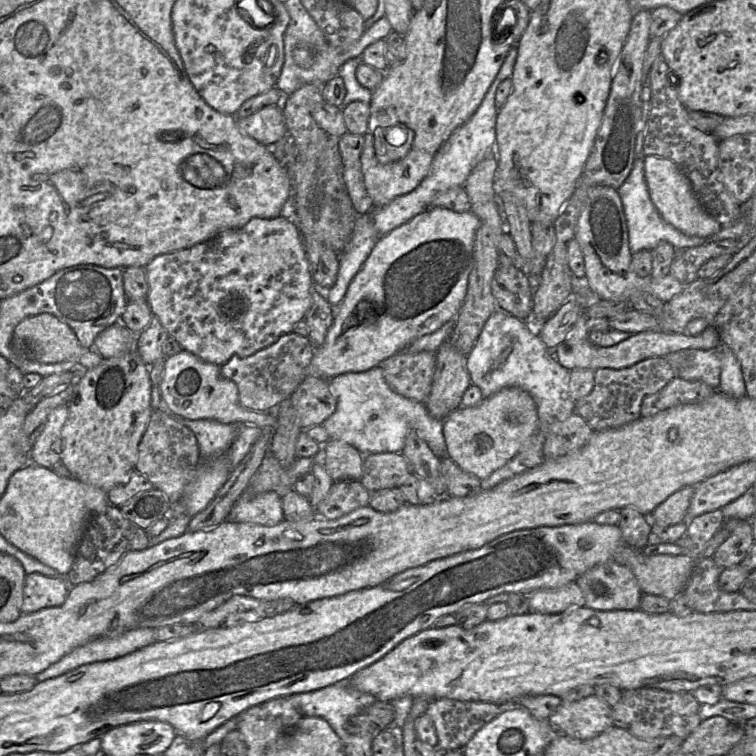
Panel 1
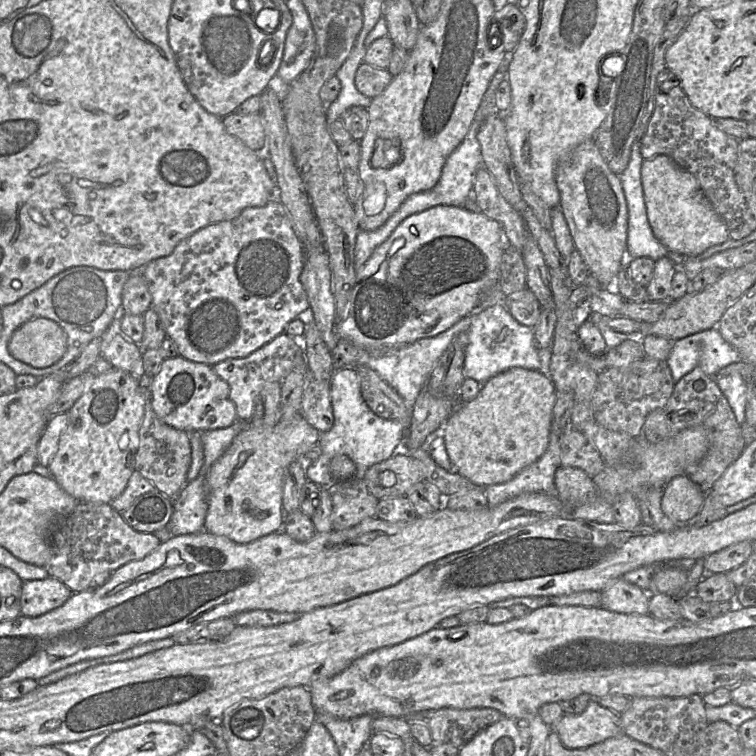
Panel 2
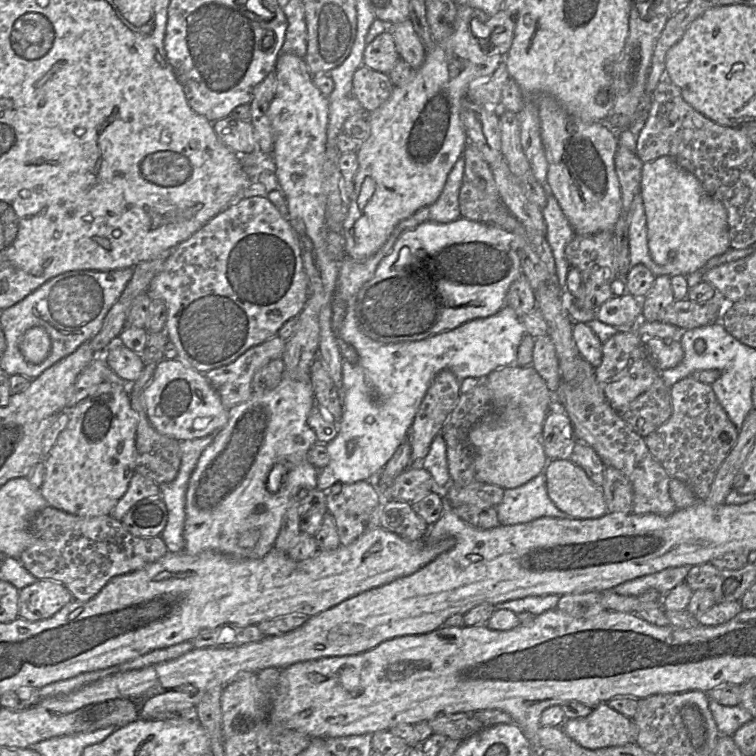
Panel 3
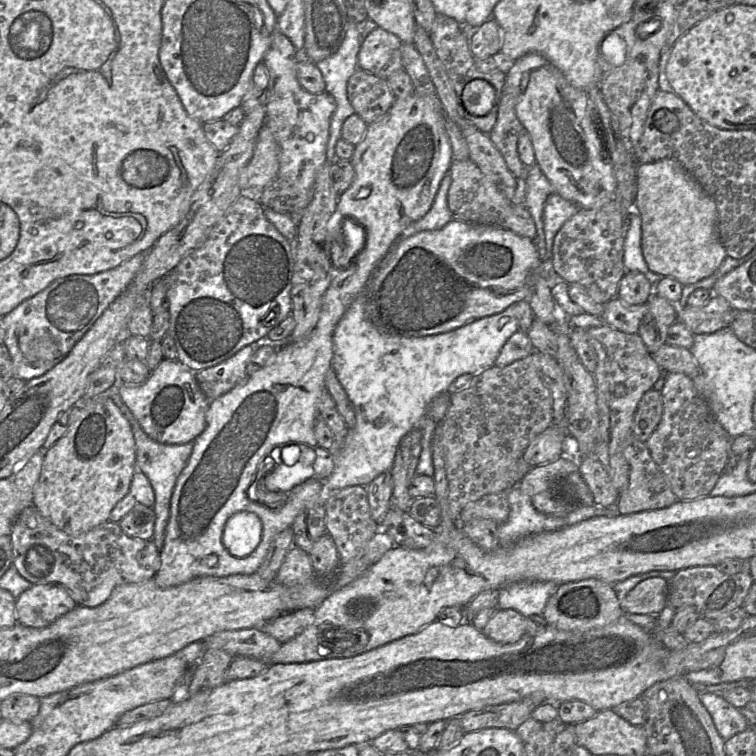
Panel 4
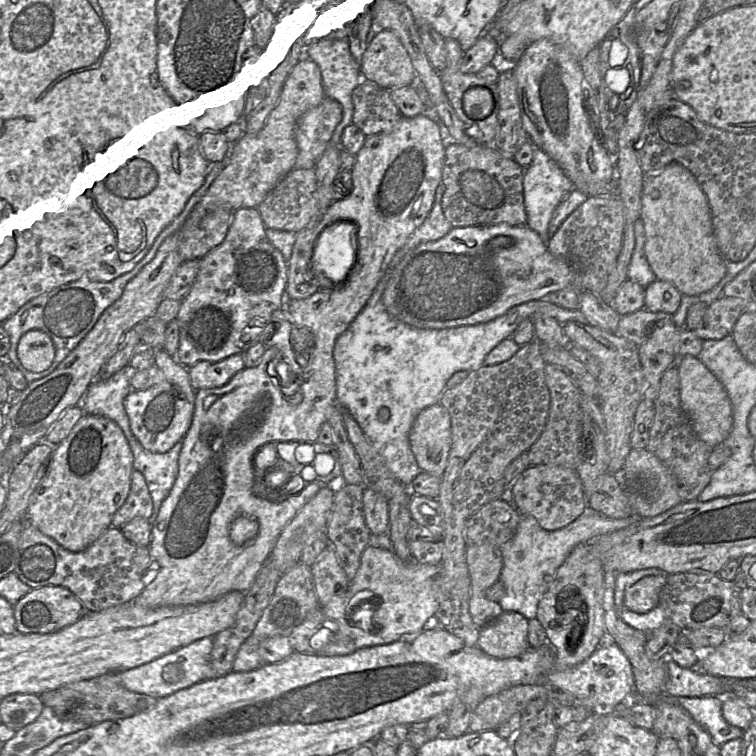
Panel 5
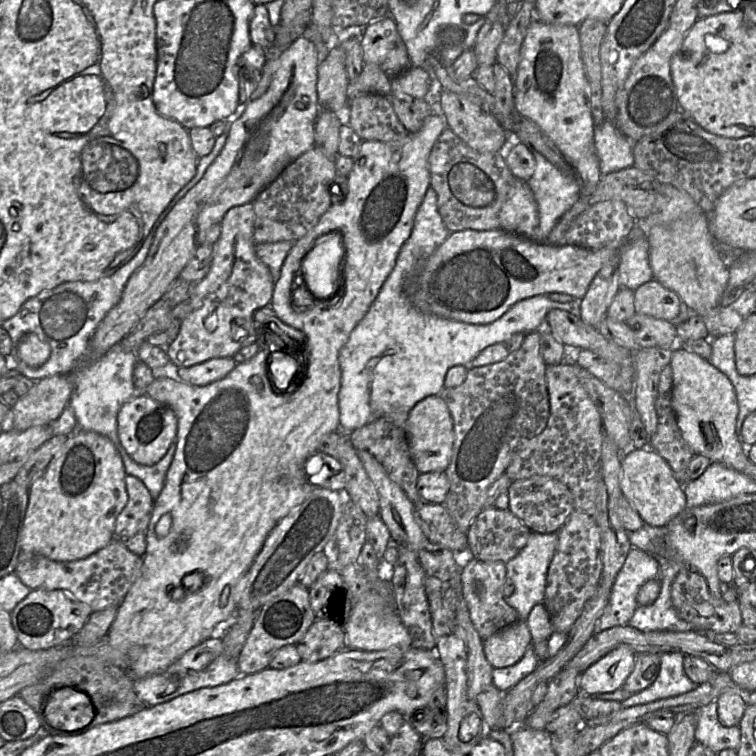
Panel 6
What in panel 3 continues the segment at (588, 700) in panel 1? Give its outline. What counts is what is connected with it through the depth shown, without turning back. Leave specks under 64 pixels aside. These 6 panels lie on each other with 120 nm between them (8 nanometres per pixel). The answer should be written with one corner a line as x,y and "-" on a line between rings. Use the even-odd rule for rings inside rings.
607,703
594,707
586,717
565,719
559,727
580,746
591,750
636,743
638,736
633,720

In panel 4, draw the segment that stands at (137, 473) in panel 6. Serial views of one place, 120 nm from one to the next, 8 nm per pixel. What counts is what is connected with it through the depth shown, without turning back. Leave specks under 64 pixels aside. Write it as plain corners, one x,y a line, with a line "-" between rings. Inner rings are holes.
127,418
127,420
131,425
136,445
136,471
140,471
146,475
155,493
155,505
153,509
156,521
152,542
161,550
164,544
166,527
170,516
171,497
177,480
191,456
193,443
178,445
158,443
147,436
137,423
137,420
130,420
129,418

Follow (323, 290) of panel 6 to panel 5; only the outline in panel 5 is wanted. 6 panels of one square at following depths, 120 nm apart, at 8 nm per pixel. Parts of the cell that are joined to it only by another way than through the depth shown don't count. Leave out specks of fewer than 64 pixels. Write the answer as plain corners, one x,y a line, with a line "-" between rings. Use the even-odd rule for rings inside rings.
341,220
320,233
312,255
312,268
316,273
339,280
354,266
358,255
355,229
351,220

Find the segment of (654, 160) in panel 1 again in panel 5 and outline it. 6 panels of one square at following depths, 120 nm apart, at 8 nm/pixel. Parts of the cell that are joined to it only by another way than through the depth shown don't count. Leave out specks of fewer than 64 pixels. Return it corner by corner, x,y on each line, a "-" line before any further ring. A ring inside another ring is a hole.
673,162
657,172
644,174
640,219
645,229
645,256
657,279
672,283
682,295
694,296
711,290
724,277
726,260
714,238
707,197
684,166

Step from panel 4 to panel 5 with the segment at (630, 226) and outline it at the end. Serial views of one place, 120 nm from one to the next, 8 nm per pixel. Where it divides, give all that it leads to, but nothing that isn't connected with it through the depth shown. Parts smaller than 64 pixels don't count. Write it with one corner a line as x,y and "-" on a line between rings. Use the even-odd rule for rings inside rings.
639,218
634,225
635,245
627,268
627,279
638,283
642,287
648,286
657,279
651,269
644,252
645,229

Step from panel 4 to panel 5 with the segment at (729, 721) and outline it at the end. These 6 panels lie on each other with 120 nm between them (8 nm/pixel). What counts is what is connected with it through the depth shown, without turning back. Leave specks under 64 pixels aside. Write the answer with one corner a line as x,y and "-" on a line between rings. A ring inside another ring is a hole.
726,691
719,695
702,697
674,697
664,694
659,699
680,704
710,734
713,741
721,746
732,739
741,738
744,732
744,730
728,724
722,715
722,704
728,695
734,695
734,693

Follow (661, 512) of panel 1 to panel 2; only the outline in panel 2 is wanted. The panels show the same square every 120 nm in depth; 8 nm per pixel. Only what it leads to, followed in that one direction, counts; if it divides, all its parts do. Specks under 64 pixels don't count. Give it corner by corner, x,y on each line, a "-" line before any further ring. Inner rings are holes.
686,475
672,478
663,489
661,508
678,525
691,523
700,511
705,492

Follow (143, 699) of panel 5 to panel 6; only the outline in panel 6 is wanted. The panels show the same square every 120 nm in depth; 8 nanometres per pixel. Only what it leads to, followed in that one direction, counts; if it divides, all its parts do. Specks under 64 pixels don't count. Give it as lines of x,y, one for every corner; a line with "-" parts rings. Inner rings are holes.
95,657
72,658
62,662
46,678
22,689
19,696
35,710
39,718
40,716
44,718
44,699
48,694
60,688
71,688
84,692
89,696
95,711
90,724
67,734
83,734
98,725
121,720
149,707
137,696
134,690
134,678
128,671

